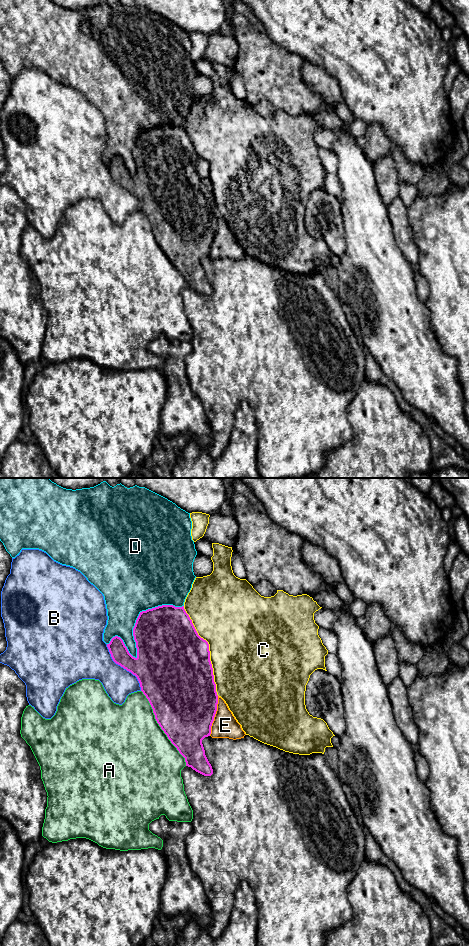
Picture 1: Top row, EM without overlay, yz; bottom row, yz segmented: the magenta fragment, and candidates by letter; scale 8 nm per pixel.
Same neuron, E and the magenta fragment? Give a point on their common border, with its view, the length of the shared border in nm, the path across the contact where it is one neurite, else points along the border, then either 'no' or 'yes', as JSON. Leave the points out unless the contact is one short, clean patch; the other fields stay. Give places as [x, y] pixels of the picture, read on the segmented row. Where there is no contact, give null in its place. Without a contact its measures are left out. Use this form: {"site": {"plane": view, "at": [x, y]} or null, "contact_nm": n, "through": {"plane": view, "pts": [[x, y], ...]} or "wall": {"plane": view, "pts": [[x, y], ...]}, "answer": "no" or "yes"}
{"site": {"plane": "yz", "at": [214, 716]}, "contact_nm": 320, "answer": "yes"}

